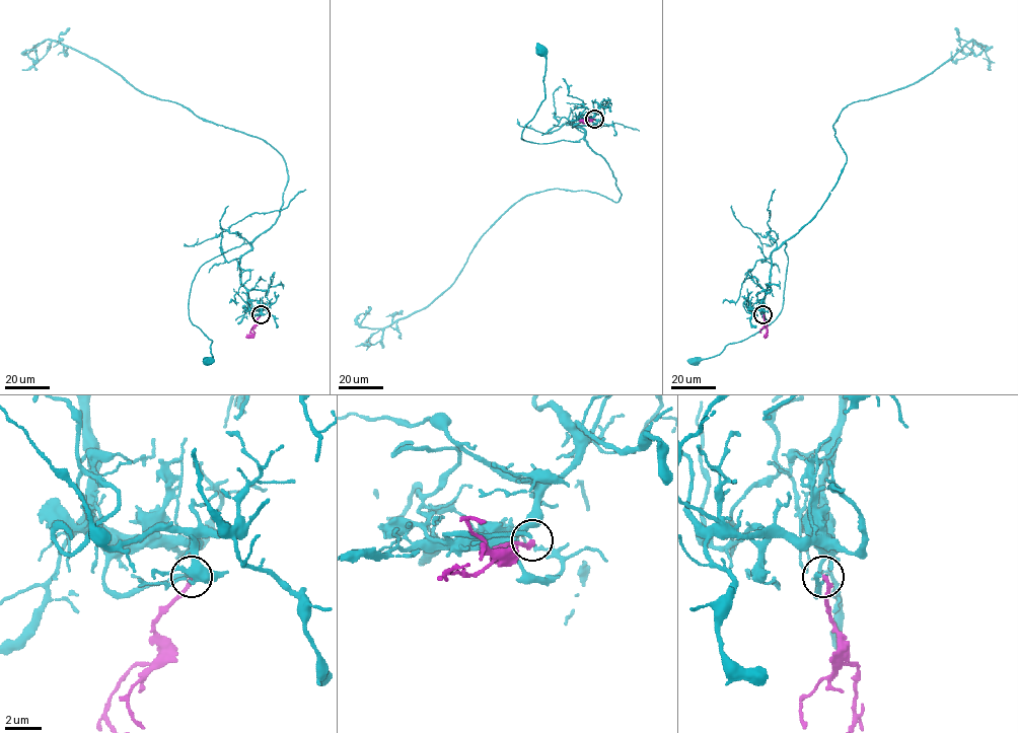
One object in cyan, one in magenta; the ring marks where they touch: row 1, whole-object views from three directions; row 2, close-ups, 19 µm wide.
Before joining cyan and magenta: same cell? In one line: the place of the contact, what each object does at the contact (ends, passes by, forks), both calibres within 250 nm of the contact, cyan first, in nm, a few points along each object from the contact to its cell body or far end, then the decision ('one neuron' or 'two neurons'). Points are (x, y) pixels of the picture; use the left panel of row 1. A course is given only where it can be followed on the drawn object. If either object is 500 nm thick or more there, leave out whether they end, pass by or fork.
place (261, 314); cyan ends; magenta ends; calibres 190 and 200 nm; course cyan (261, 314), (240, 280), (248, 242), (206, 262), (188, 315), (212, 340), (208, 361); course magenta (261, 314), (251, 335), (245, 338); one neuron

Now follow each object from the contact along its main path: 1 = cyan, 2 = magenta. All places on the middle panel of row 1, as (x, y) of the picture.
1: (593, 119), (582, 119), (573, 127), (584, 131), (579, 142), (521, 138), (544, 98), (541, 50)
2: (593, 119), (586, 123), (579, 121)

